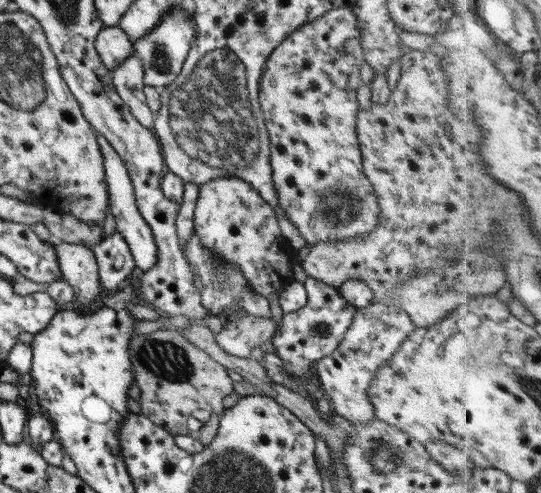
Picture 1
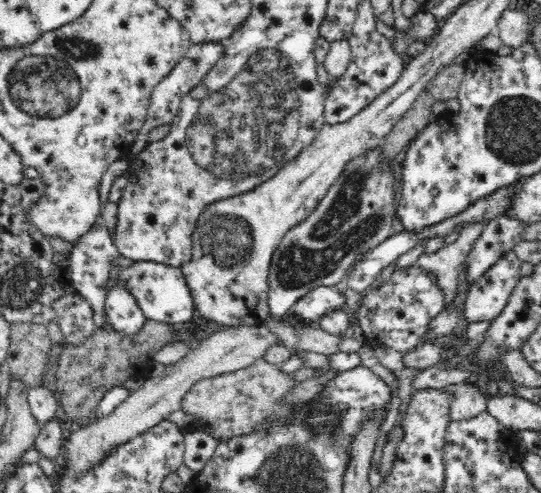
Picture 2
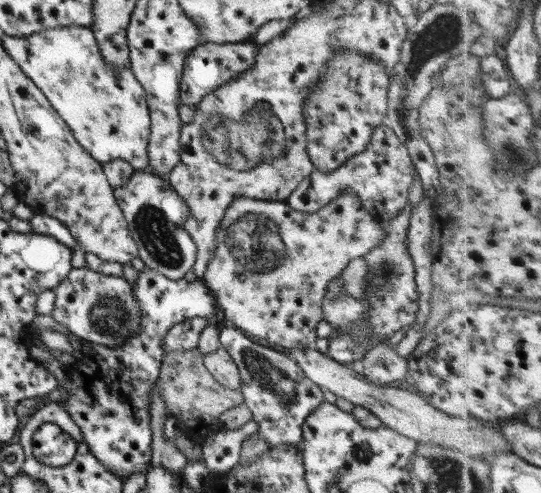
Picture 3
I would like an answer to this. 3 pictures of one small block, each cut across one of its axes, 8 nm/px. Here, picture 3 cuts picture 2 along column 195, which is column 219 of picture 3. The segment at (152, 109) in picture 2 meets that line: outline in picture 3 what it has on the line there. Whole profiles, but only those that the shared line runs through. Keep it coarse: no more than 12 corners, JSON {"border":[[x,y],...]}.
{"border":[[253,41],[205,43],[181,70],[189,107],[253,68]]}

